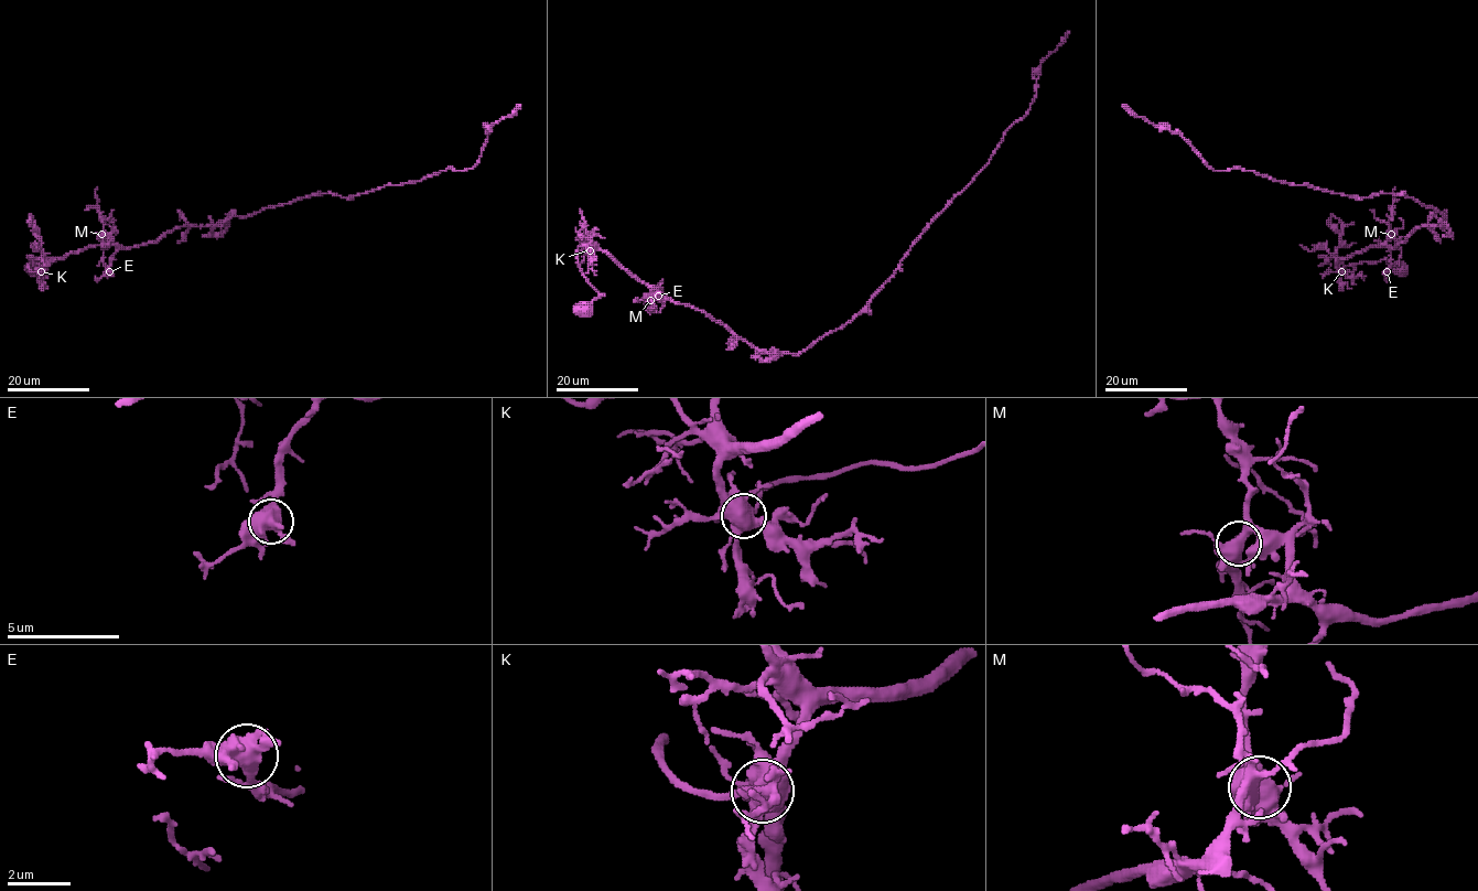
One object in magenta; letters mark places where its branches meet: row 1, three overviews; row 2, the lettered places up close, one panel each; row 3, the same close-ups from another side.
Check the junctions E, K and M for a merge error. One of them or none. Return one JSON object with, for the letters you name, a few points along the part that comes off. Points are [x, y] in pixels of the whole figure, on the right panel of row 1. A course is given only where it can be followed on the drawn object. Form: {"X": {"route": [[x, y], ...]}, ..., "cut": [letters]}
{"cut": []}

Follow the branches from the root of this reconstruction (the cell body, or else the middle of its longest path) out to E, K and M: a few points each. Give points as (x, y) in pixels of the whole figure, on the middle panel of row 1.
E: (834, 330), (795, 355), (758, 351), (704, 312), (660, 299), (658, 296)
K: (834, 330), (795, 355), (758, 351), (704, 312), (667, 300), (653, 291), (596, 246), (590, 249)
M: (834, 330), (795, 355), (758, 351), (700, 311), (664, 296), (650, 300)

